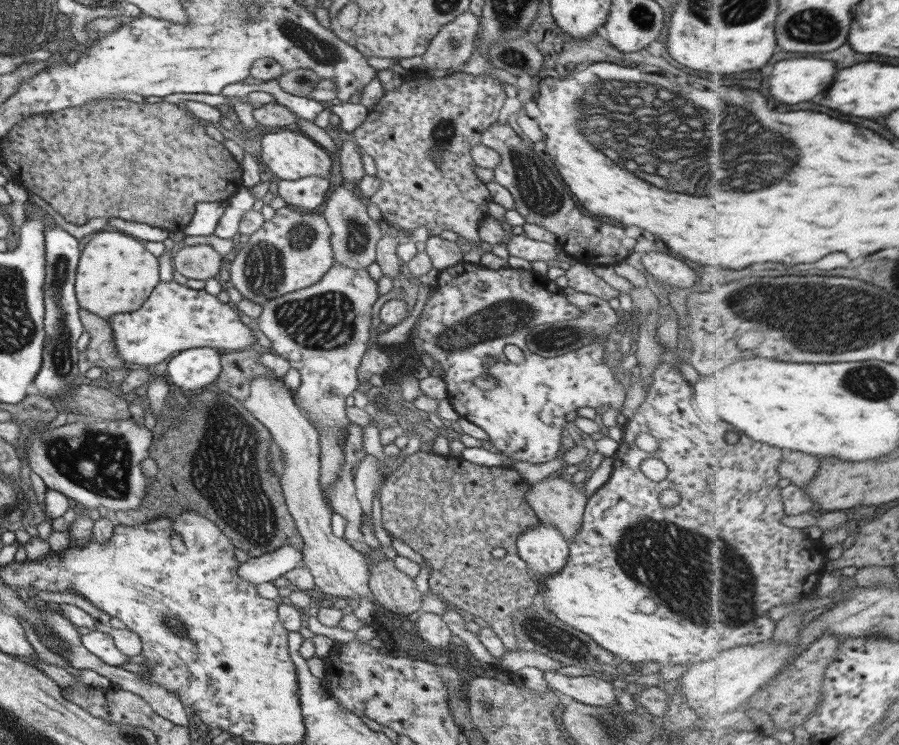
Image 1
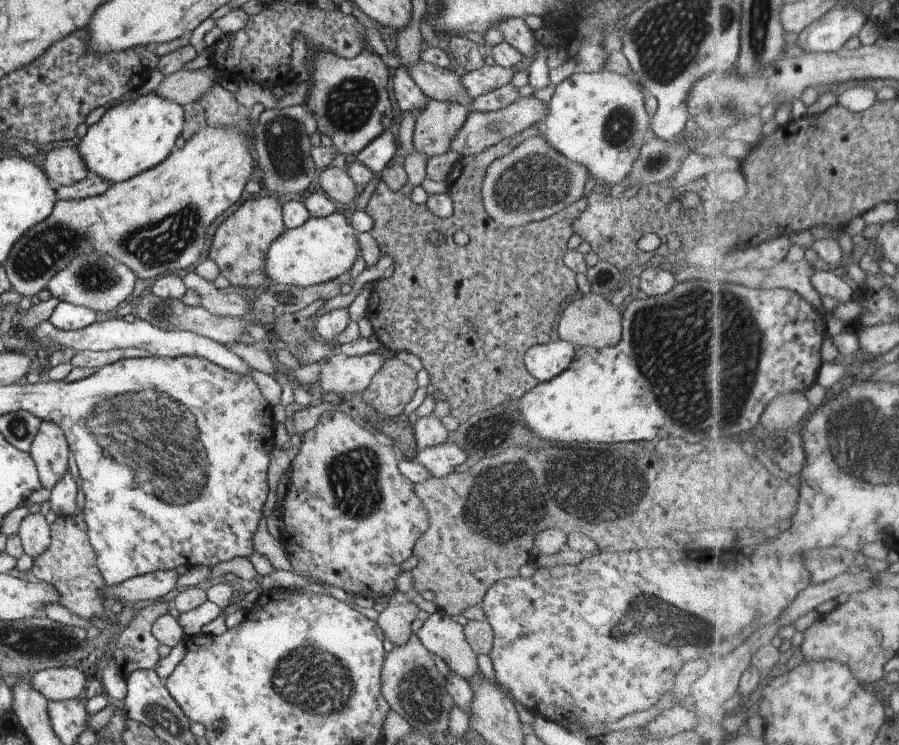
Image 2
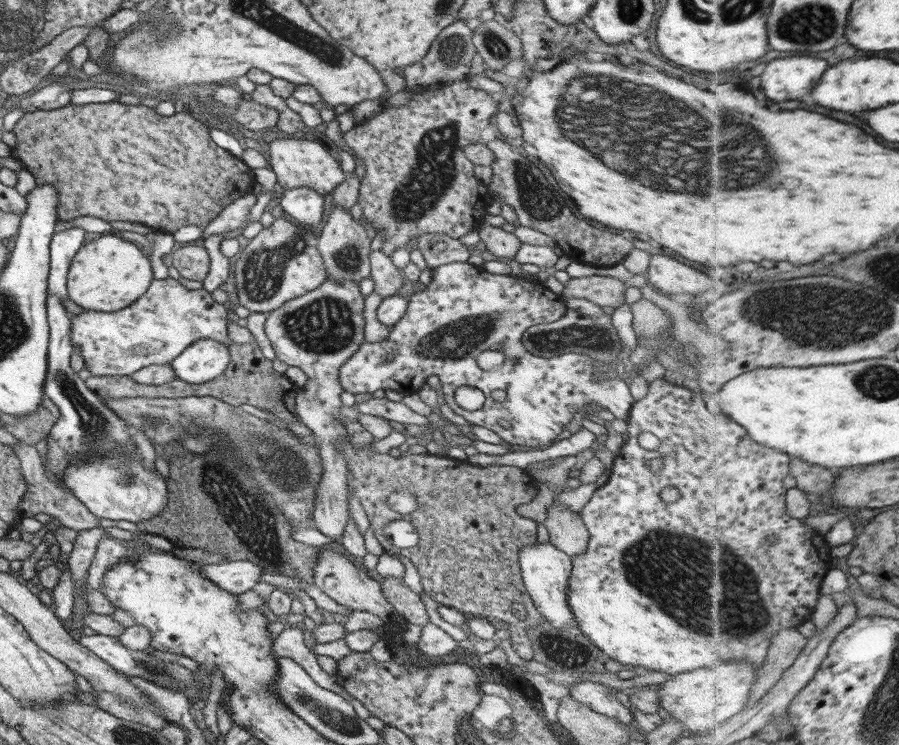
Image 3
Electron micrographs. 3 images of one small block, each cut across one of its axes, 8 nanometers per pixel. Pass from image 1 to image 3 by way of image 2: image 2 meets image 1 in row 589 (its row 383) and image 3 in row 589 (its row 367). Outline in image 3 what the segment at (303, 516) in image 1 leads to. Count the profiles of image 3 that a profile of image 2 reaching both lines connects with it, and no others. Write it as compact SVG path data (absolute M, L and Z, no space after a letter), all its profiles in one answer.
M322 546L318 551L318 562L314 566L314 582L319 589L321 589L332 600L336 601L339 605L344 606L348 610L369 612L378 616L384 623L388 623L390 616L396 614L392 604L384 597L382 588L378 581L373 580L363 566L355 566L348 558L345 552L336 552L336 550L324 549Z

